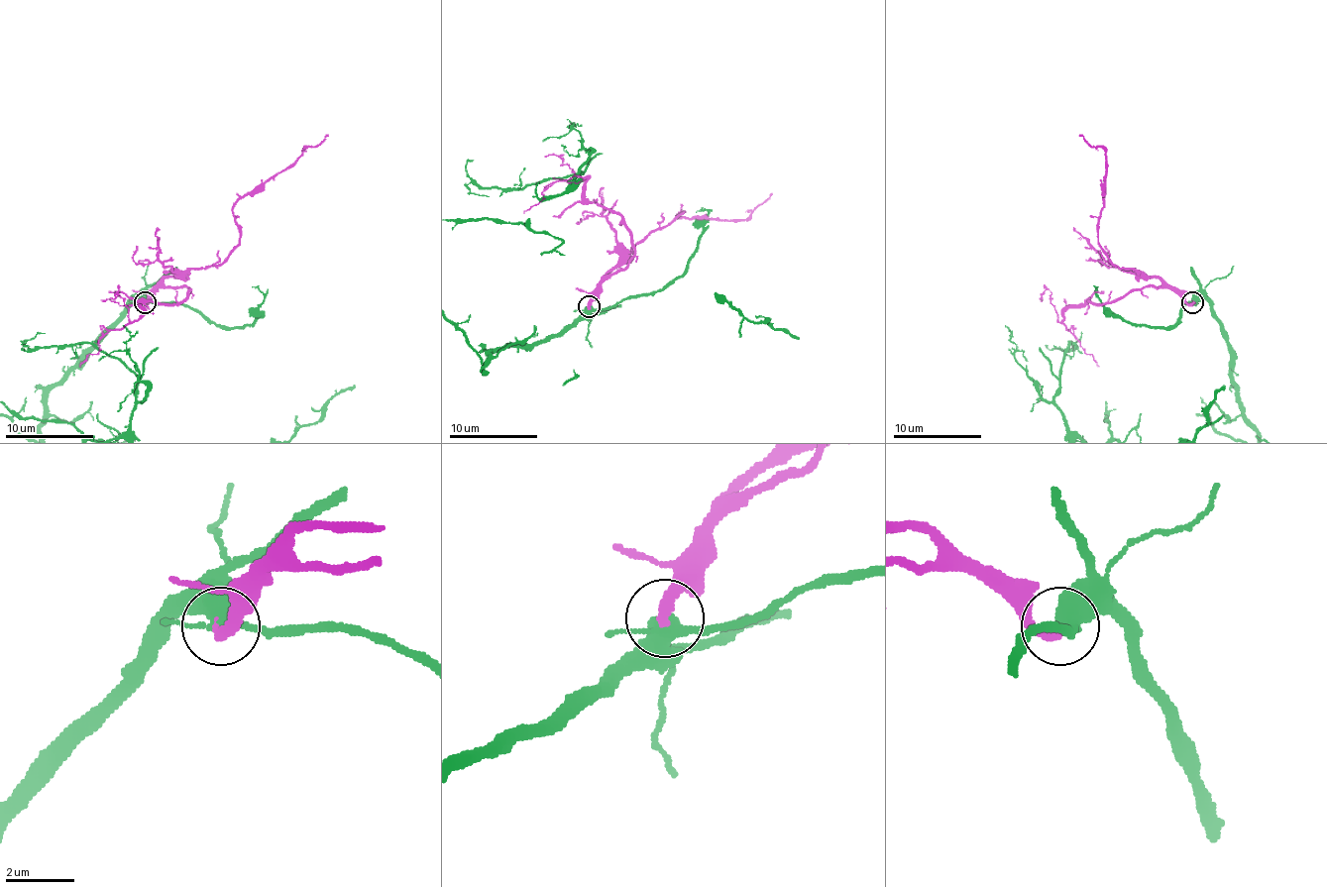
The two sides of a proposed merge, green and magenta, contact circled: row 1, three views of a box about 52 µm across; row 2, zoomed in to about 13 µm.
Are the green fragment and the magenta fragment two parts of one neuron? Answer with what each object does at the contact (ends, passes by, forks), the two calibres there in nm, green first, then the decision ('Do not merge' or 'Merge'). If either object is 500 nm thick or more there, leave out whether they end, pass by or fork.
At the ring green forks. At the ring magenta ends. Thickness 380 nm (green) against 360 nm. Merge

